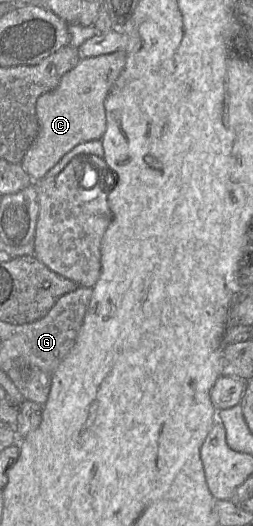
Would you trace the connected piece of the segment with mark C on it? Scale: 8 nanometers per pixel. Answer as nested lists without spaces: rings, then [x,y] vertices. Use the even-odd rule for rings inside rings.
[[[124,50],[81,58],[75,67],[61,77],[54,90],[38,98],[38,133],[20,163],[33,181],[44,178],[62,156],[76,145],[102,138],[106,131],[104,101],[125,63]]]

